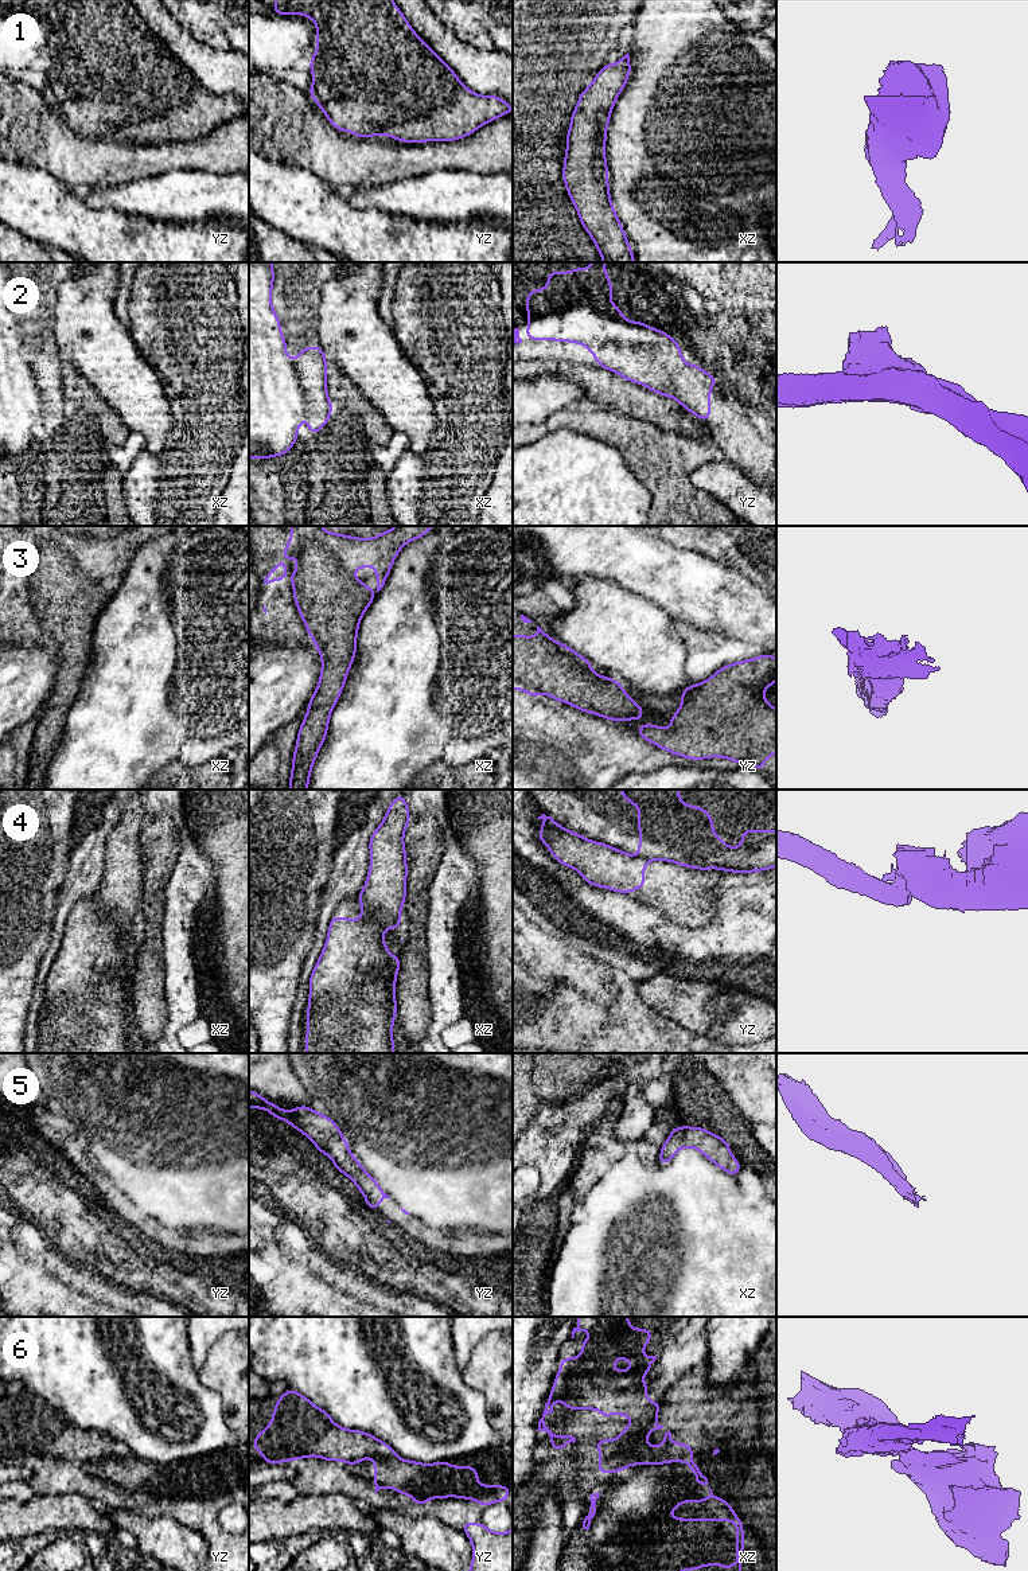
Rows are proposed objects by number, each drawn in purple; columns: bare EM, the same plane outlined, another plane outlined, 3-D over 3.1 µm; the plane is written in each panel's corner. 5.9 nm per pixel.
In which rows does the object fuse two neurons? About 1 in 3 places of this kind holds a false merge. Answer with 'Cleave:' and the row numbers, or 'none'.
Cleave: 2, 4, 6

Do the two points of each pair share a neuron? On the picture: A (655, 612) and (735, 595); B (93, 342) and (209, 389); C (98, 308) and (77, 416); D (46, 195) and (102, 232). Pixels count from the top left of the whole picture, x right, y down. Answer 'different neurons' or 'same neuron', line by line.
A: different neurons
B: different neurons
C: different neurons
D: same neuron

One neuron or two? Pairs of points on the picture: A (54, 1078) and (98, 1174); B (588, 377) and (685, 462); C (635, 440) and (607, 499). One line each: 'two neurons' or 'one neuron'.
A: two neurons
B: two neurons
C: two neurons

